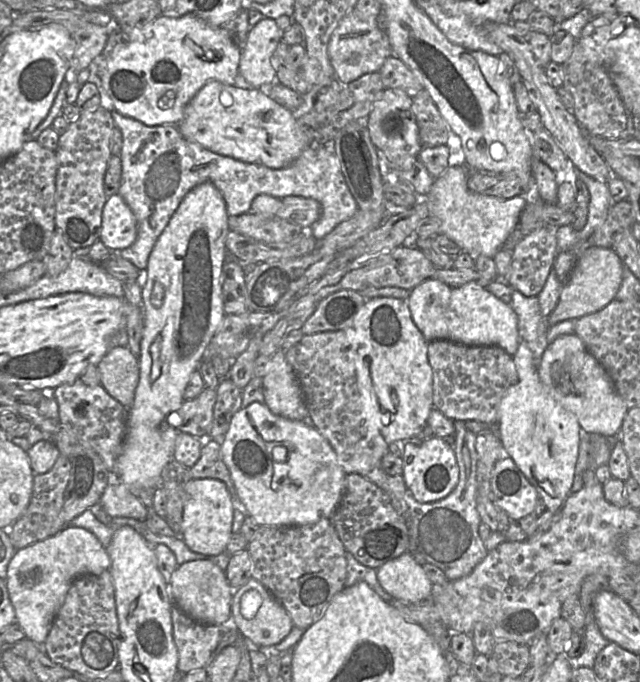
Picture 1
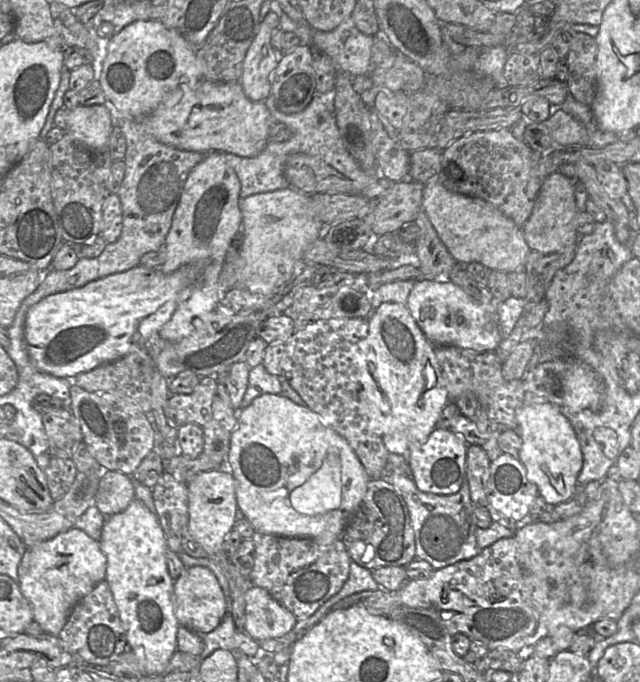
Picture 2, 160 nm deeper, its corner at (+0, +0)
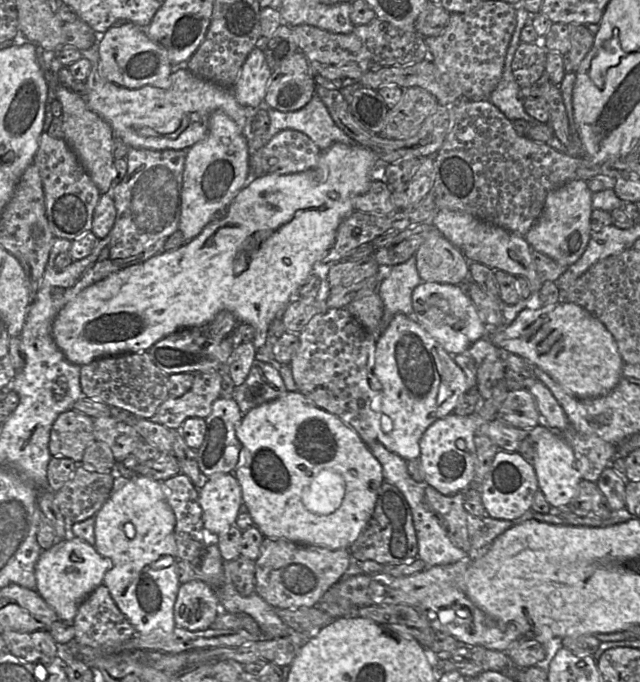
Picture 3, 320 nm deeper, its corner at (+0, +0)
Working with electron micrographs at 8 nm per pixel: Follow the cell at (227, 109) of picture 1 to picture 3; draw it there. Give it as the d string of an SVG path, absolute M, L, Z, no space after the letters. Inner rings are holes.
M98 42L91 71L86 79L88 107L105 119L114 135L122 138L130 148L152 150L187 150L208 133L210 115L222 110L232 118L247 137L250 134L251 111L240 105L231 88L210 82L185 67L174 67L165 82L129 89L108 81L102 73Z

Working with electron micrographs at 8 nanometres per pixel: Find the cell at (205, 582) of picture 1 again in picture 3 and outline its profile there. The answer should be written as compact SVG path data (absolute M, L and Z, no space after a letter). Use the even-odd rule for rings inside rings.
M194 579L179 586L174 604L176 626L190 631L211 627L219 613L225 613L215 590L204 580Z

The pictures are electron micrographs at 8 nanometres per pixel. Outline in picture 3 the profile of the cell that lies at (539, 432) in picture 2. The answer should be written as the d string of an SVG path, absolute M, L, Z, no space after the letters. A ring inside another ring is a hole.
M550 431L535 444L533 468L538 487L551 507L567 506L577 495L582 480L572 447L561 437L560 433Z

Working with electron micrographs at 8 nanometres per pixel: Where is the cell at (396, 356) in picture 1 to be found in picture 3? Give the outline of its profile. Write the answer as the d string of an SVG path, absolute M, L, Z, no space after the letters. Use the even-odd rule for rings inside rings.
M328 309L324 314L315 315L299 334L299 347L294 354L290 367L293 379L300 391L306 398L312 400L321 409L336 415L345 424L353 428L366 445L380 442L386 449L396 453L406 461L419 459L420 439L424 432L438 419L453 413L460 397L470 389L463 370L456 364L454 357L447 353L441 345L432 338L415 318L404 314L396 314L383 334L375 340L371 332L366 330L347 309Z

